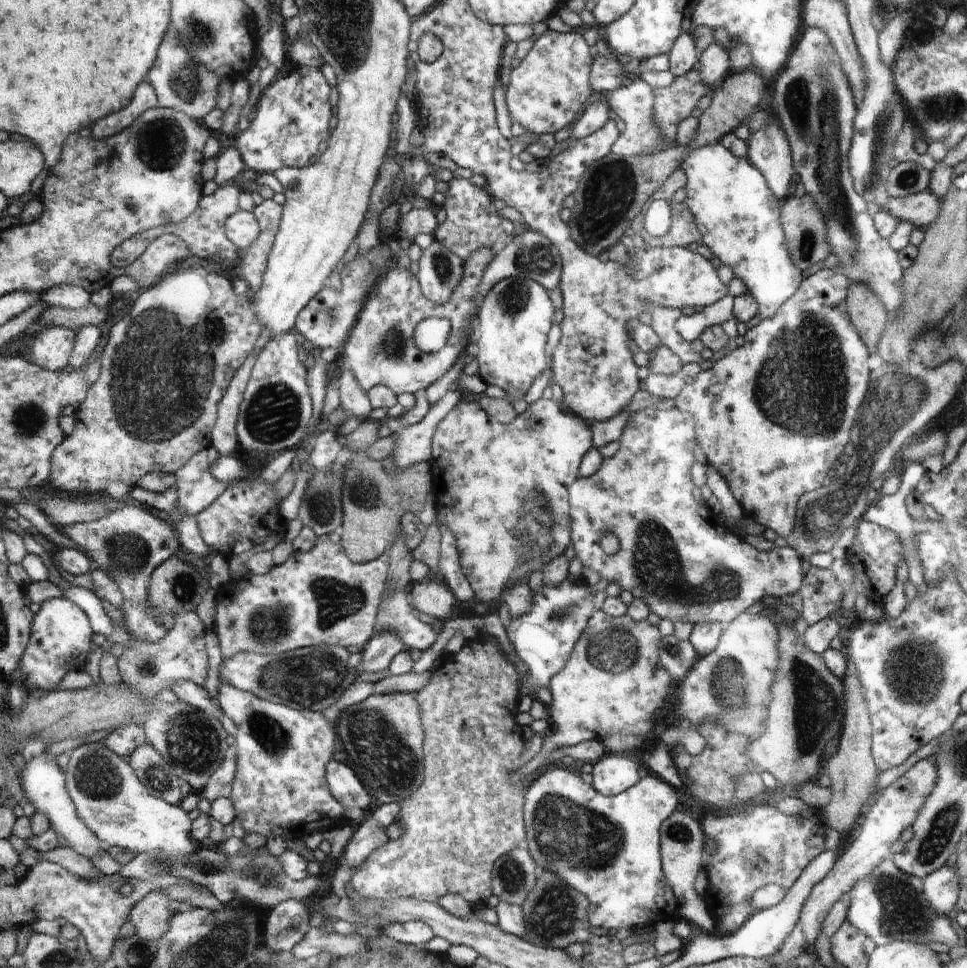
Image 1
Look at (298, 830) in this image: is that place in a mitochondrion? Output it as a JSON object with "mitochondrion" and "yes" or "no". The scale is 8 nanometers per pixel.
{"mitochondrion":"no"}

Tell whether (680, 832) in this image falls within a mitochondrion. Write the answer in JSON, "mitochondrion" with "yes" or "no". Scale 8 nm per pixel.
{"mitochondrion":"yes"}

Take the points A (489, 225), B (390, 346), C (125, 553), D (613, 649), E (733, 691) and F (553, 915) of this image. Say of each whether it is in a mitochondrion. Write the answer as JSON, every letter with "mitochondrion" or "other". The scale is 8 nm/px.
{"A":"other","B":"mitochondrion","C":"mitochondrion","D":"mitochondrion","E":"mitochondrion","F":"mitochondrion"}

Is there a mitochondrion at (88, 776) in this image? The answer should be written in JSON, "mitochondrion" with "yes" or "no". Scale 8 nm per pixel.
{"mitochondrion":"yes"}

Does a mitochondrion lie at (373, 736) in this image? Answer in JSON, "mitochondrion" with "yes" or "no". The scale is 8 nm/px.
{"mitochondrion":"yes"}

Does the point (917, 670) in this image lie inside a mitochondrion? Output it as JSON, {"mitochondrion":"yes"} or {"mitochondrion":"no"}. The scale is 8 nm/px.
{"mitochondrion":"yes"}

